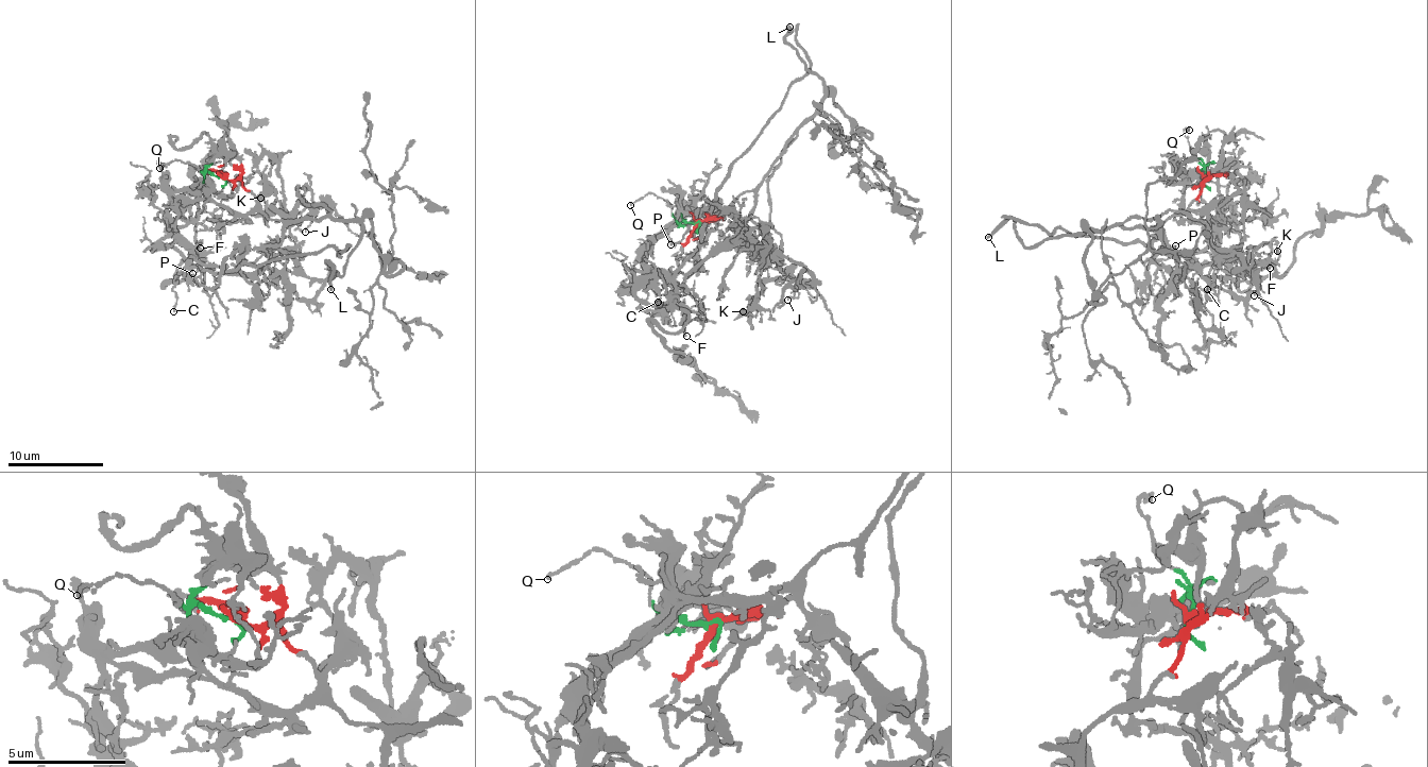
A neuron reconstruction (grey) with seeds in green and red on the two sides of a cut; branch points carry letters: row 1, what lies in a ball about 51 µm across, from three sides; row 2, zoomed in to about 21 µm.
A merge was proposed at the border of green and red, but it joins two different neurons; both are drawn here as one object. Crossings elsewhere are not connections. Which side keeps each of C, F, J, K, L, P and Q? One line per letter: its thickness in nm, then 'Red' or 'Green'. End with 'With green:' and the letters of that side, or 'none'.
C: Thickness 120 nm. Green
F: Thickness 180 nm. Green
J: Thickness 110 nm. Red
K: Thickness 150 nm. Red
L: Thickness 200 nm. Red
P: Thickness 170 nm. Red
Q: Thickness 100 nm. Green
With green: C, F, Q

